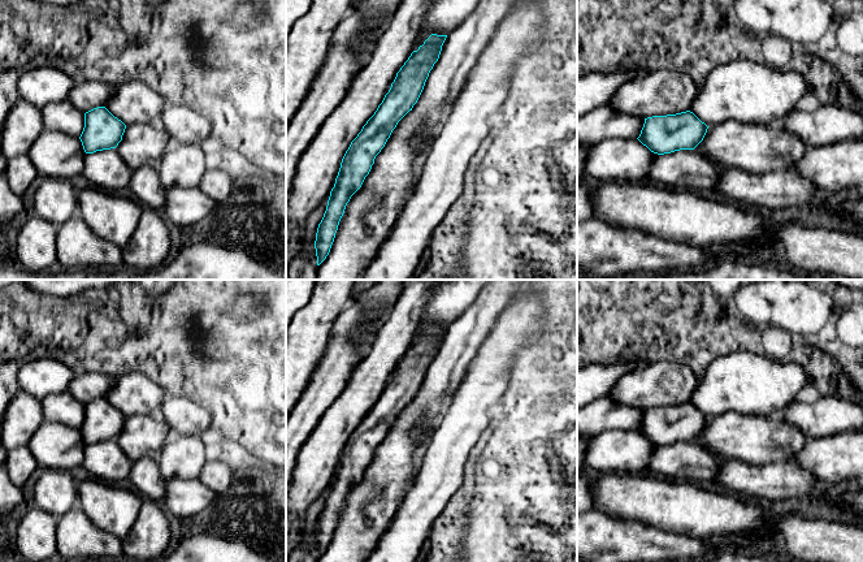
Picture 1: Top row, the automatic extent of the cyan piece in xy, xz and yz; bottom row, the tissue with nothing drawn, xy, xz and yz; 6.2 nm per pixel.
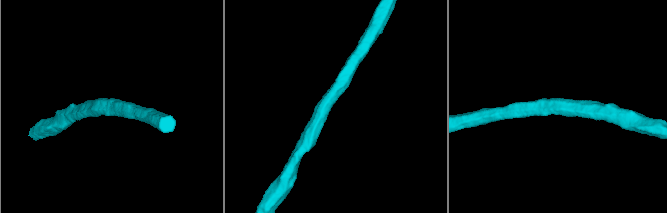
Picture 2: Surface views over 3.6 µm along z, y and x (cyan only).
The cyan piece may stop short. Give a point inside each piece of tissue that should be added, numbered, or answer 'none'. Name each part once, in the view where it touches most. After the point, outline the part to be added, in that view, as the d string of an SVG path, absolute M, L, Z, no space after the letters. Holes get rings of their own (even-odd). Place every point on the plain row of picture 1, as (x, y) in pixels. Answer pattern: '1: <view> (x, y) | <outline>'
none

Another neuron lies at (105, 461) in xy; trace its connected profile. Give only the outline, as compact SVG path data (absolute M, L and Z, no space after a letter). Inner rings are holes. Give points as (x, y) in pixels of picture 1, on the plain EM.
M116 440L86 445L82 467L90 477L117 483L127 479L133 462L126 457Z

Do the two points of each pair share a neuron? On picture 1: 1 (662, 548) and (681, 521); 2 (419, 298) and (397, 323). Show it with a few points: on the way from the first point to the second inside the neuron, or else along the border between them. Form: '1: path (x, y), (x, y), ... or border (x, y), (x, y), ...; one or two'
1: border (644, 524), (703, 537); two
2: path (412, 305), (403, 316); one

